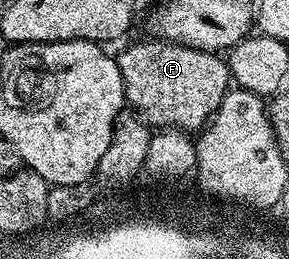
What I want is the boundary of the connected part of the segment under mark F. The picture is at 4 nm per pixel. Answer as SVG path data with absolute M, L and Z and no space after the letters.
M141 40L125 48L116 57L121 77L125 83L125 98L128 107L154 129L179 128L197 134L213 119L226 92L231 88L229 65L216 52L204 52L182 44L171 44L167 40Z

